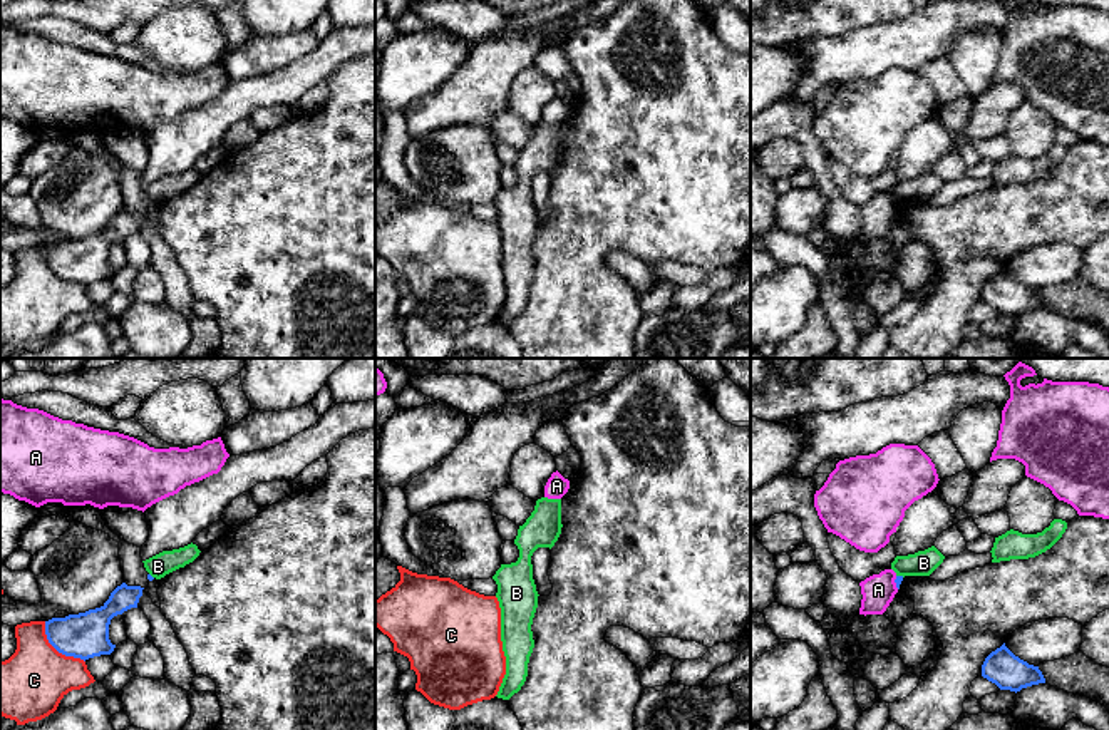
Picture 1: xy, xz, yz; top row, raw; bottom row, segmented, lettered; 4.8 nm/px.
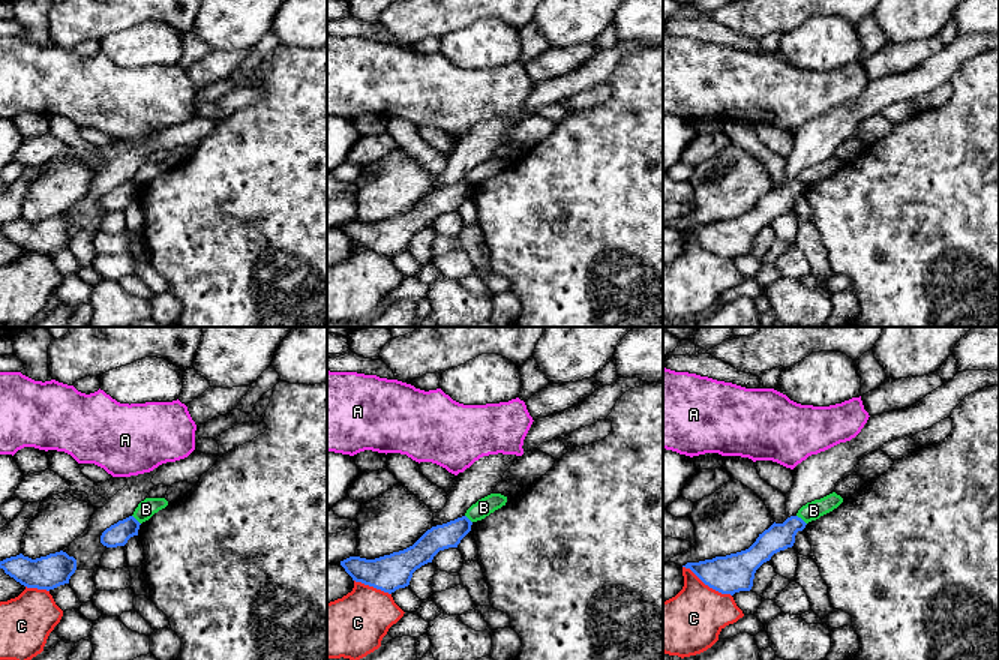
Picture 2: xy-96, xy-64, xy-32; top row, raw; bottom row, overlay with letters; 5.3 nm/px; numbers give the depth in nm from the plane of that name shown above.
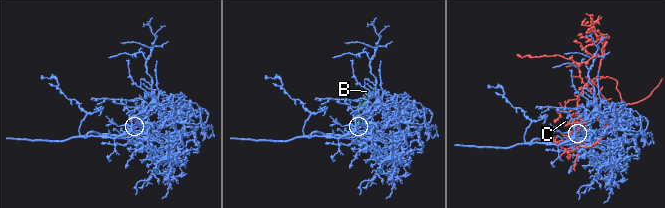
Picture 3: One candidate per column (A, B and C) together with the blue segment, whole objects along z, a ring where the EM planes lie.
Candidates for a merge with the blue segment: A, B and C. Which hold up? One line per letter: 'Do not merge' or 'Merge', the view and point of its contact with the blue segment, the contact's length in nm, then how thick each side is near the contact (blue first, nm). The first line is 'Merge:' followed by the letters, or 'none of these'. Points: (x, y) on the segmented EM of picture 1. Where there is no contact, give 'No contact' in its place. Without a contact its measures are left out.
Merge: none of these
A: Do not merge. Touches blue at yz (895, 581). Shared border 70 nm. Thickness 40 nm (blue) against 160 nm
B: Do not merge. Touches blue at yz (900, 576). Shared border 40 nm. Thickness 40 nm (blue) against 120 nm
C: Do not merge. Touches blue at xy (57, 650). Shared border 280 nm. Thickness 220 nm (blue) against 340 nm

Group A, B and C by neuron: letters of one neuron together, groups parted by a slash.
A / B / C

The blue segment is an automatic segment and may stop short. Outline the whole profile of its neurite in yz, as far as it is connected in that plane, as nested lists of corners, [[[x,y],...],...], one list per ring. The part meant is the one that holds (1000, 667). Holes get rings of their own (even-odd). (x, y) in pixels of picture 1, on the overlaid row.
[[[1005,643],[992,651],[983,665],[982,676],[995,683],[1000,690],[1020,691],[1022,688],[1045,683],[1039,666],[1015,656]]]

